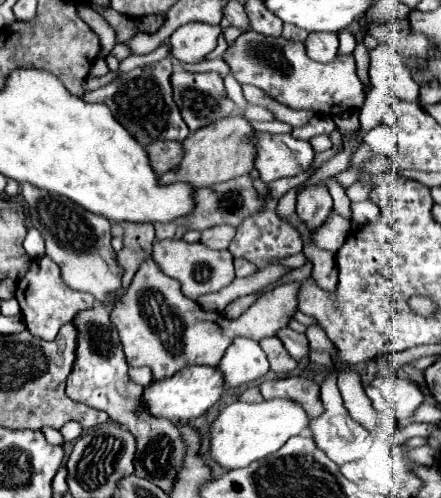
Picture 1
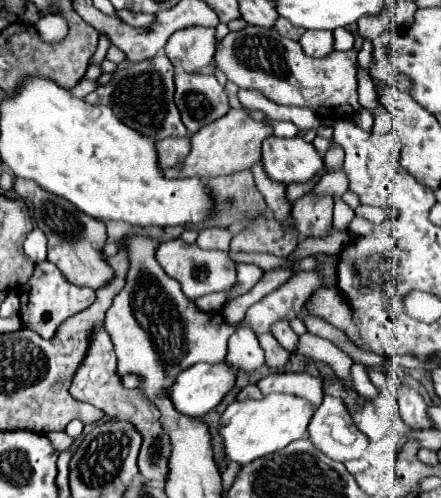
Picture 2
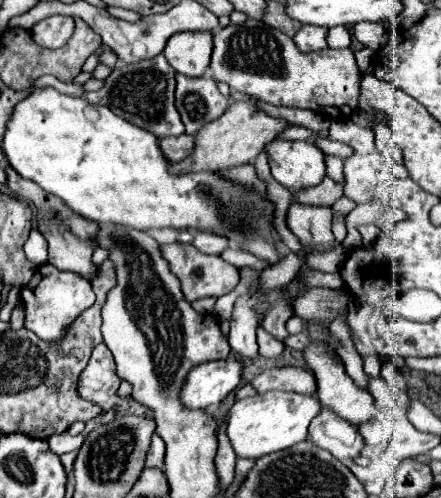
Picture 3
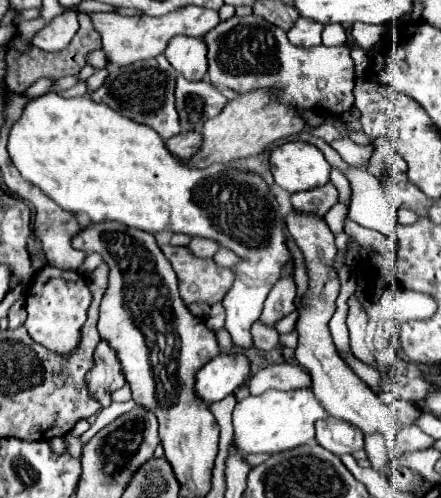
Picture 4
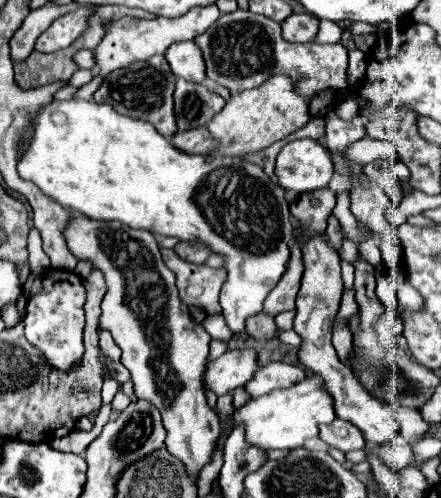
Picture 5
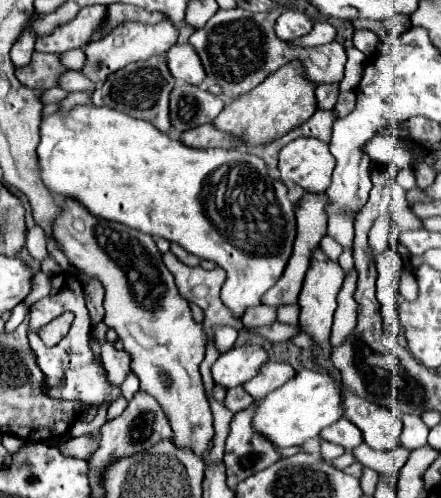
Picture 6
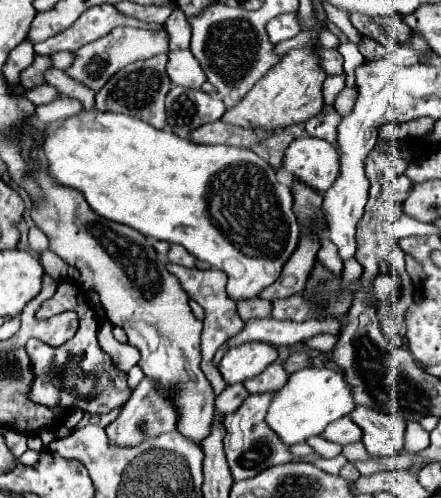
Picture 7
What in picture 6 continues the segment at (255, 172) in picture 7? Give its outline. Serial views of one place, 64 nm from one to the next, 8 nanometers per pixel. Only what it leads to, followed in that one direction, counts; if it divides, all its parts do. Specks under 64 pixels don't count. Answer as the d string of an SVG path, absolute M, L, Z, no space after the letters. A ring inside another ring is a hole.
M76 106L70 112L58 112L42 120L38 160L42 182L58 198L74 198L94 216L176 242L200 260L212 260L224 268L228 272L228 286L222 288L222 302L238 318L246 308L260 304L262 294L276 284L292 254L296 238L294 204L288 200L286 186L270 178L264 160L250 152L190 148L152 128L146 120L106 106Z

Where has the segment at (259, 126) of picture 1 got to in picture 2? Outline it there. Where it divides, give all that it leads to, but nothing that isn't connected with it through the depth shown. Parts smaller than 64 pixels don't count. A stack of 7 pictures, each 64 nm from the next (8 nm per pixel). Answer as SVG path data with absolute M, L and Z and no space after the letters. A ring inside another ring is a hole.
M272 120L272 128L274 128L274 134L280 138L294 138L300 134L300 130L294 124L286 124L286 122L274 122Z

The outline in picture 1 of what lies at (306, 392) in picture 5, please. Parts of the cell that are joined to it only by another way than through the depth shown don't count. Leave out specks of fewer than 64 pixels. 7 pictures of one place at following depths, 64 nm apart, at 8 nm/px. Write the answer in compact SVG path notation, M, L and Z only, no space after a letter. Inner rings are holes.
M264 400L260 404L246 404L246 402L234 402L226 406L220 416L212 422L212 458L224 466L226 470L244 468L254 460L266 458L268 454L280 450L288 438L298 436L308 426L308 414L300 404L294 400Z

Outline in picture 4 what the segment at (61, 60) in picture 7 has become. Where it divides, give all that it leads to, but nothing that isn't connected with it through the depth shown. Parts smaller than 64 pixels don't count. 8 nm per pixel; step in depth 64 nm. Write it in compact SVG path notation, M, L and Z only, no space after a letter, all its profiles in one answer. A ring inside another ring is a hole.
M102 50L90 52L90 54L86 56L86 62L88 62L94 70L102 70L102 68L106 68L106 56L104 56Z

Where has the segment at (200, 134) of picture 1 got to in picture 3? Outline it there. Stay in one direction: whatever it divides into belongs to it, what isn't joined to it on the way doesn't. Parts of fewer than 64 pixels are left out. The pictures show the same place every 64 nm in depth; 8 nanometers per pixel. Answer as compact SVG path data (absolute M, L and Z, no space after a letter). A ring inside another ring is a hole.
M242 100L242 102L232 102L226 112L206 124L198 134L196 134L196 150L182 162L174 164L170 170L176 174L186 174L186 172L222 172L232 166L248 164L254 162L256 156L264 150L264 146L272 140L276 140L288 126L284 118L274 118L266 114L264 110L256 108L256 100Z

